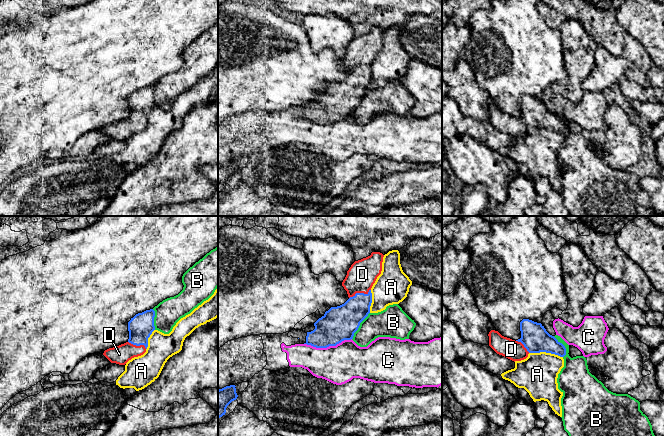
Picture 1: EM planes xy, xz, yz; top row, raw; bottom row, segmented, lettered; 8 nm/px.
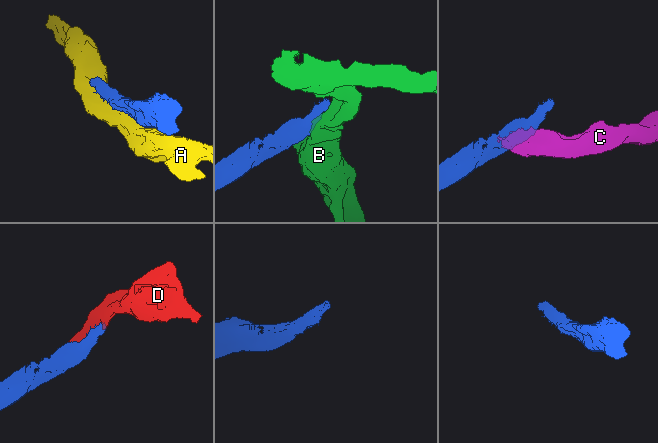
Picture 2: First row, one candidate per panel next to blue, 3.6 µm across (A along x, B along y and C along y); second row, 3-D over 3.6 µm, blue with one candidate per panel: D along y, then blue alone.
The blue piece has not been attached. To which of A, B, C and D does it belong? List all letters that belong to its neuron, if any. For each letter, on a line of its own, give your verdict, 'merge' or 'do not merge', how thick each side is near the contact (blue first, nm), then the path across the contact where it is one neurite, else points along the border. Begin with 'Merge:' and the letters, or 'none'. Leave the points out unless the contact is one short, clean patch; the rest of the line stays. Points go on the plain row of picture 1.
Merge: D
A: do not merge | 220/320 nm
B: do not merge | 280/220 nm
C: do not merge | 280/320 nm
D: merge | 260/240 nm

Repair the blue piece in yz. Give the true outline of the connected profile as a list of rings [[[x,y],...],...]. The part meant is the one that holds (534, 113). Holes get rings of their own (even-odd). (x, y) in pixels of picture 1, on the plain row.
[[[523,95],[520,107],[521,114],[515,117],[491,106],[488,110],[489,122],[497,130],[514,138],[526,135],[529,129],[546,128],[560,133],[566,131],[565,122],[550,111],[541,99]]]

